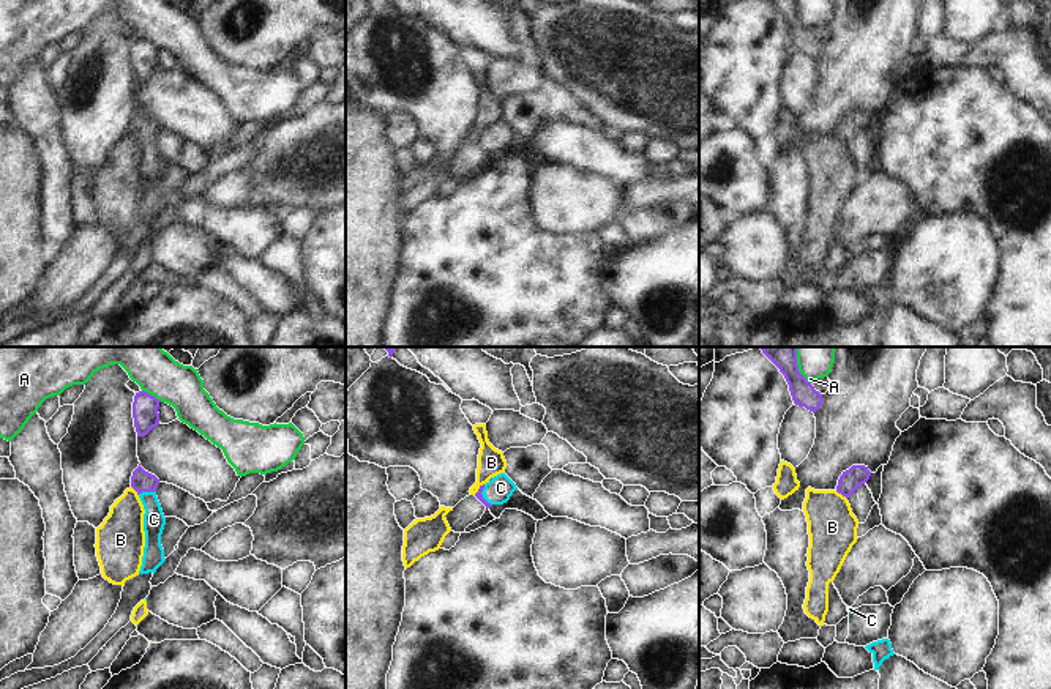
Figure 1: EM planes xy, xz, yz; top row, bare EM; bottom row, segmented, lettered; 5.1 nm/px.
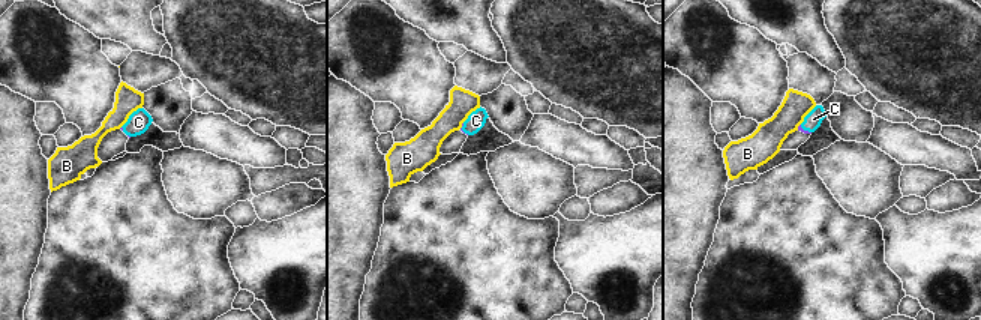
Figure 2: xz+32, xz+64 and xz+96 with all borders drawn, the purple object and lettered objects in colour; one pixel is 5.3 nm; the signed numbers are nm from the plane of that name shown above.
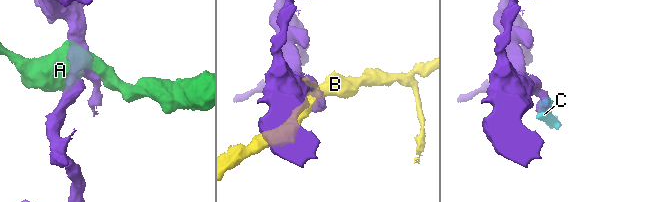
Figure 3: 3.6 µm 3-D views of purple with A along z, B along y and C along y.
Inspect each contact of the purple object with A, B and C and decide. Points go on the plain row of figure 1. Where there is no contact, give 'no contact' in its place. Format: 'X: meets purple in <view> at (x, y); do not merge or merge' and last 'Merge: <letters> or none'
A: meets purple in xy at (150, 41); do not merge
B: meets purple in yz at (841, 141); do not merge
C: meets purple in xy at (145, 137); merge
Merge: C

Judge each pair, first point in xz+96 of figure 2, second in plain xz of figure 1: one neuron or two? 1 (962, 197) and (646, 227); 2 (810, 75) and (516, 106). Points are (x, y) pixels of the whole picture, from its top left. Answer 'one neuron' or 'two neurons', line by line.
1: one neuron
2: two neurons

